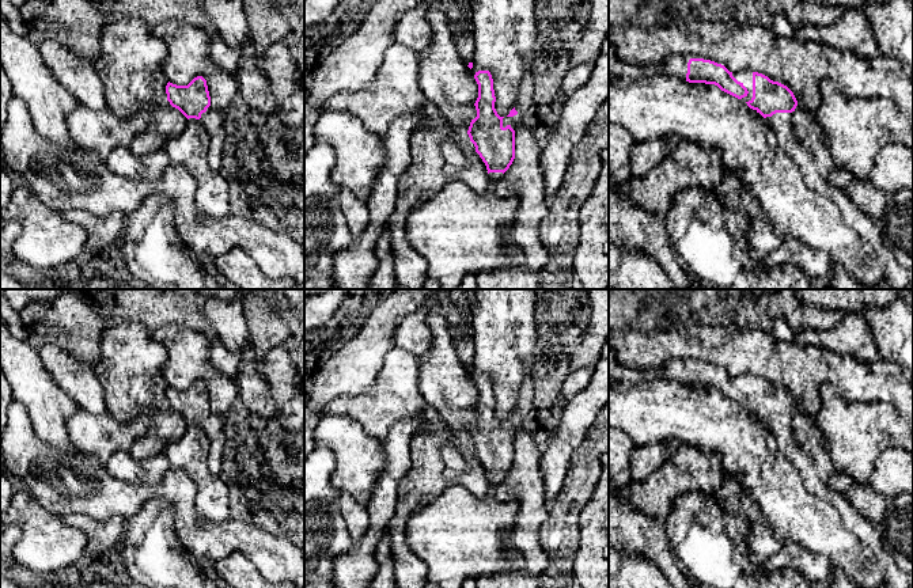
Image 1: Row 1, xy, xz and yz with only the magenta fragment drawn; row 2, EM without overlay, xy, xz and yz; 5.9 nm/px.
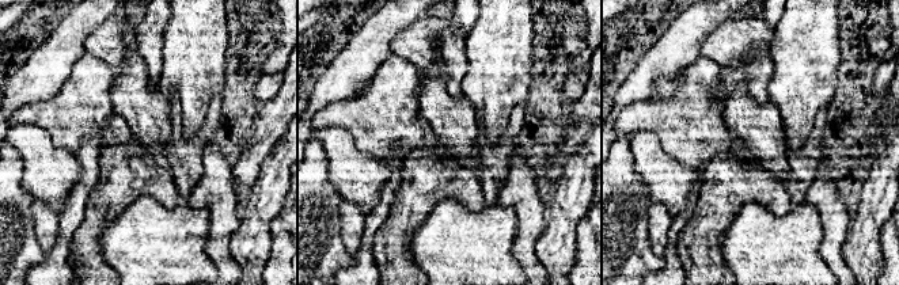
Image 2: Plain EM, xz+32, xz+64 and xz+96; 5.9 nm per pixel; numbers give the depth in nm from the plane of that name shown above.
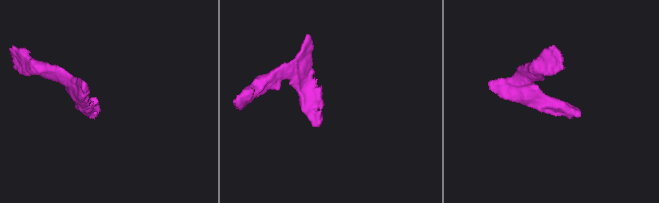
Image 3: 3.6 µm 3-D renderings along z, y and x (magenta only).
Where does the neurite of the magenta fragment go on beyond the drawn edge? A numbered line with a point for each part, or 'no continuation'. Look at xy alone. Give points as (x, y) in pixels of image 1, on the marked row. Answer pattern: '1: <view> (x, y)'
1: xy (212, 121)

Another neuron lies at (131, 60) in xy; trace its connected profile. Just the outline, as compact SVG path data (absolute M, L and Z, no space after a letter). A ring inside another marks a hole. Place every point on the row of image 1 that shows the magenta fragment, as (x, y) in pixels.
M140 18L106 22L95 71L105 87L106 107L121 118L151 114L167 100L163 62L166 43Z

